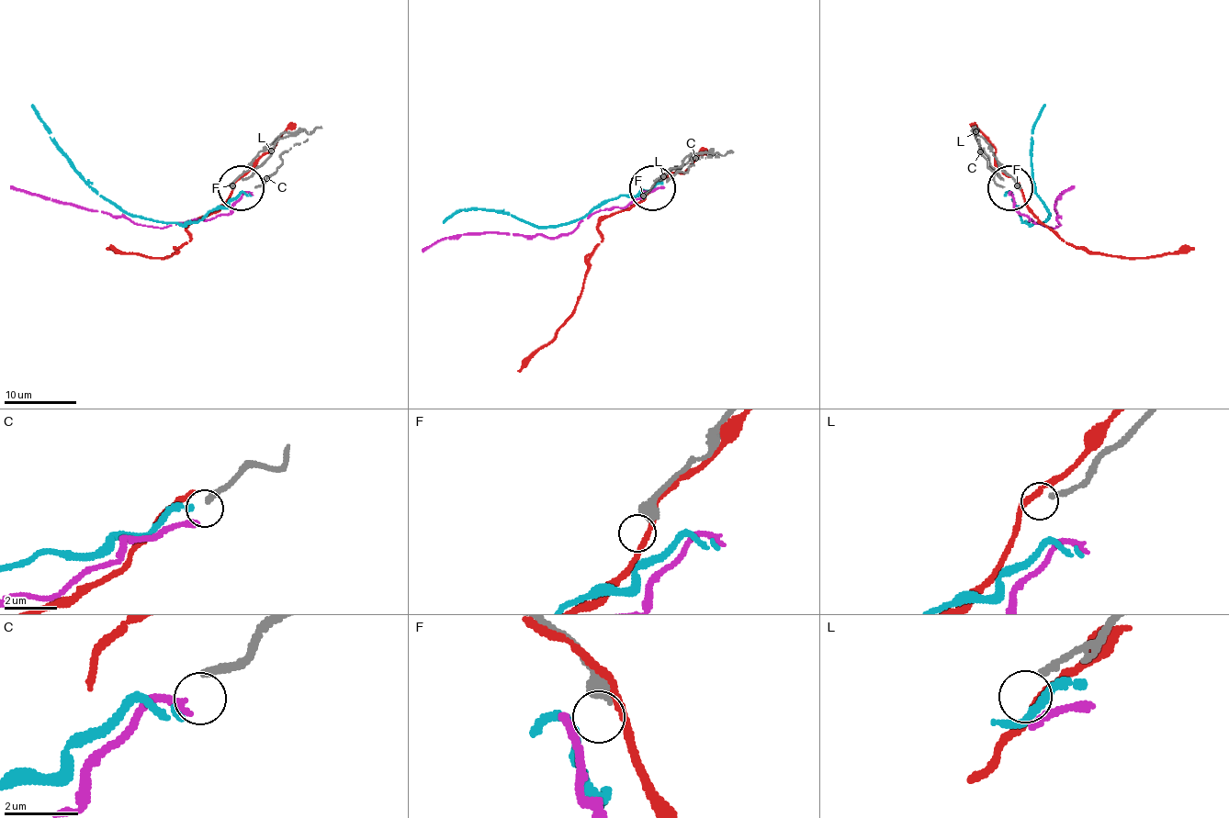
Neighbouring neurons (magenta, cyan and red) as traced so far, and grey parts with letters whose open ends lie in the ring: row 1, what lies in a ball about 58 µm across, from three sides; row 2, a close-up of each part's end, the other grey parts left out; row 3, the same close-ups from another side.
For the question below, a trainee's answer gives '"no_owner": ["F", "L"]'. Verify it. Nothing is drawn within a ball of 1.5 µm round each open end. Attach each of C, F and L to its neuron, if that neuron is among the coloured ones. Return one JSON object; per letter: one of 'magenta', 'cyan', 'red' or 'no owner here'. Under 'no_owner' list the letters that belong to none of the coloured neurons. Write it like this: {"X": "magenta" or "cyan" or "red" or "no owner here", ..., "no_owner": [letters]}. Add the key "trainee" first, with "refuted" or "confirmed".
{"trainee": "confirmed", "C": "cyan", "F": "no owner here", "L": "no owner here", "no_owner": ["F", "L"]}

